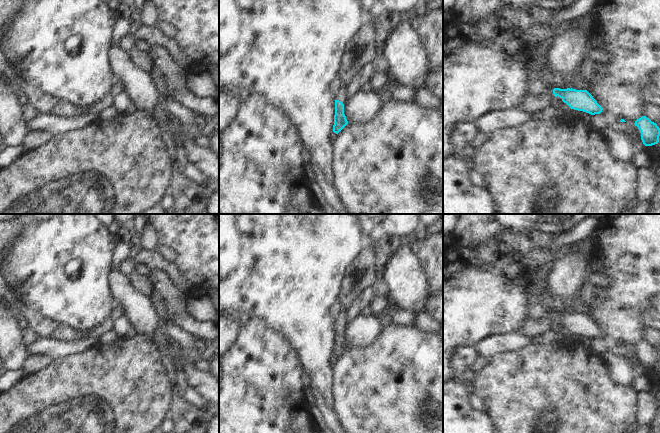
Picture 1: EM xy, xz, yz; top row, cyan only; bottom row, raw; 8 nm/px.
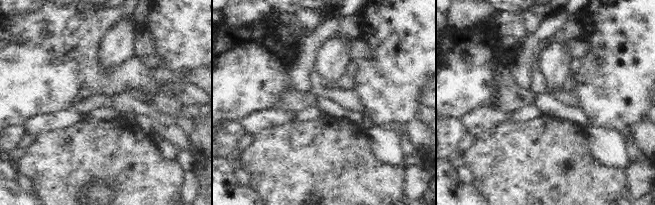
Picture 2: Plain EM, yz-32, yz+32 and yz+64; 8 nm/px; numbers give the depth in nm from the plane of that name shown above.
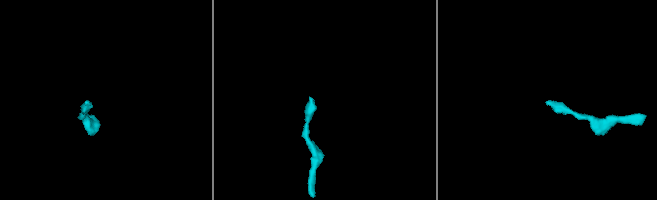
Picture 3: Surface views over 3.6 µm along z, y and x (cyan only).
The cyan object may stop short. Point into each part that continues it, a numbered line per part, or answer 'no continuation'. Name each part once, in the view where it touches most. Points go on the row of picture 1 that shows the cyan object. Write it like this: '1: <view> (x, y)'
1: xz (341, 94)

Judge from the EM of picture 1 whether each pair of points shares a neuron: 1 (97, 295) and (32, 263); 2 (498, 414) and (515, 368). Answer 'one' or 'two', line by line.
1: one
2: one

